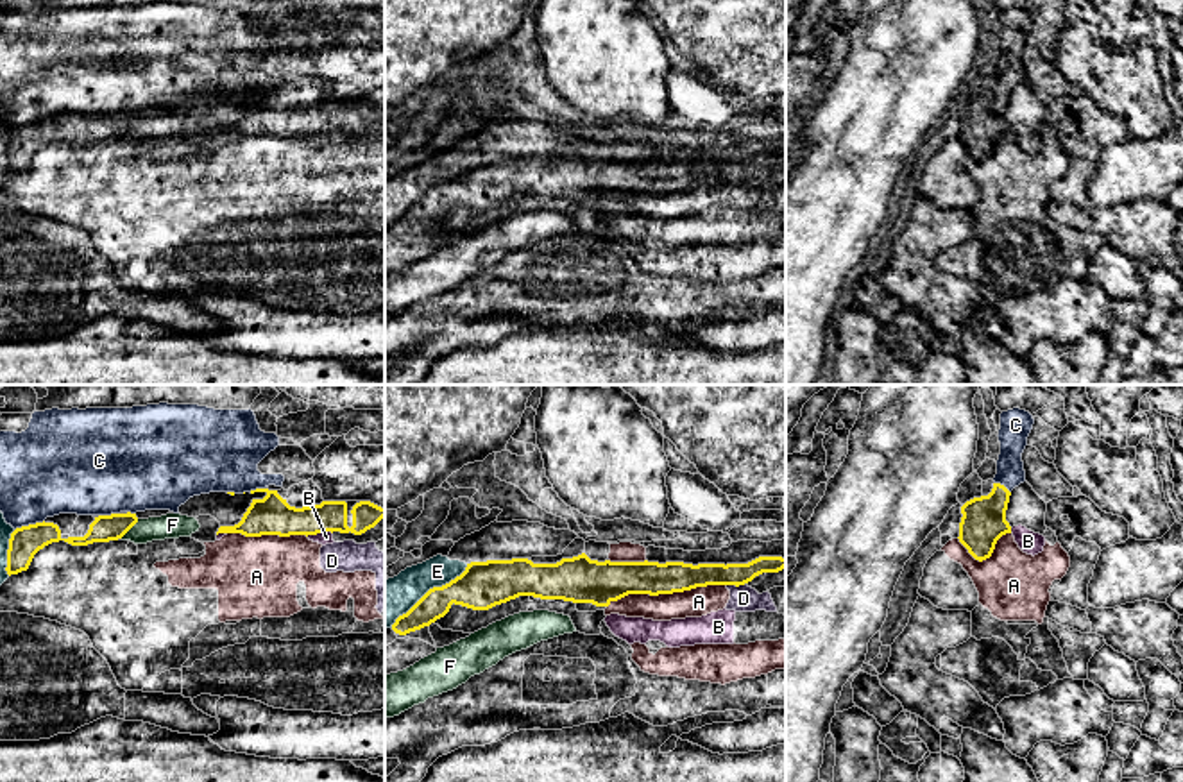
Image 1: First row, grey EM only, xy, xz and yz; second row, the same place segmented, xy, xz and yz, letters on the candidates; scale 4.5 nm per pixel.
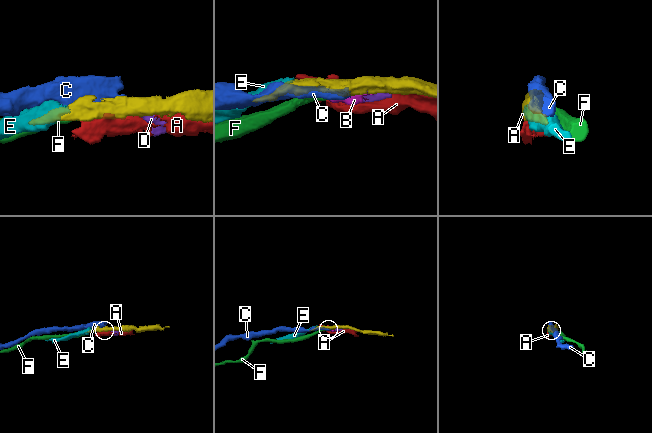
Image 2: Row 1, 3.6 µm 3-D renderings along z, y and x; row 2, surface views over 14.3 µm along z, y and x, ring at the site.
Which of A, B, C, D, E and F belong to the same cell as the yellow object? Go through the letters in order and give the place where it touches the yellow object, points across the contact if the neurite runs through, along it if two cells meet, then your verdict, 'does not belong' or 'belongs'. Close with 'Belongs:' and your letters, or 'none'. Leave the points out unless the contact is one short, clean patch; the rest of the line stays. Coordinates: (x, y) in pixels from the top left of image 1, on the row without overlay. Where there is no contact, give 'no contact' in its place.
A: contact xz (666, 192); does not belong
B: contact xy (319, 131); border xy (331, 131), (306, 135); does not belong
C: contact xy (29, 124); does not belong
D: contact xz (736, 185); border xz (727, 183), (743, 185); does not belong
E: contact xz (430, 188); does not belong
F: contact xy (129, 127); border xy (138, 118), (120, 136); does not belong
Belongs: none

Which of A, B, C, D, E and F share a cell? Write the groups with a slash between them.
A D / B F / C / E

